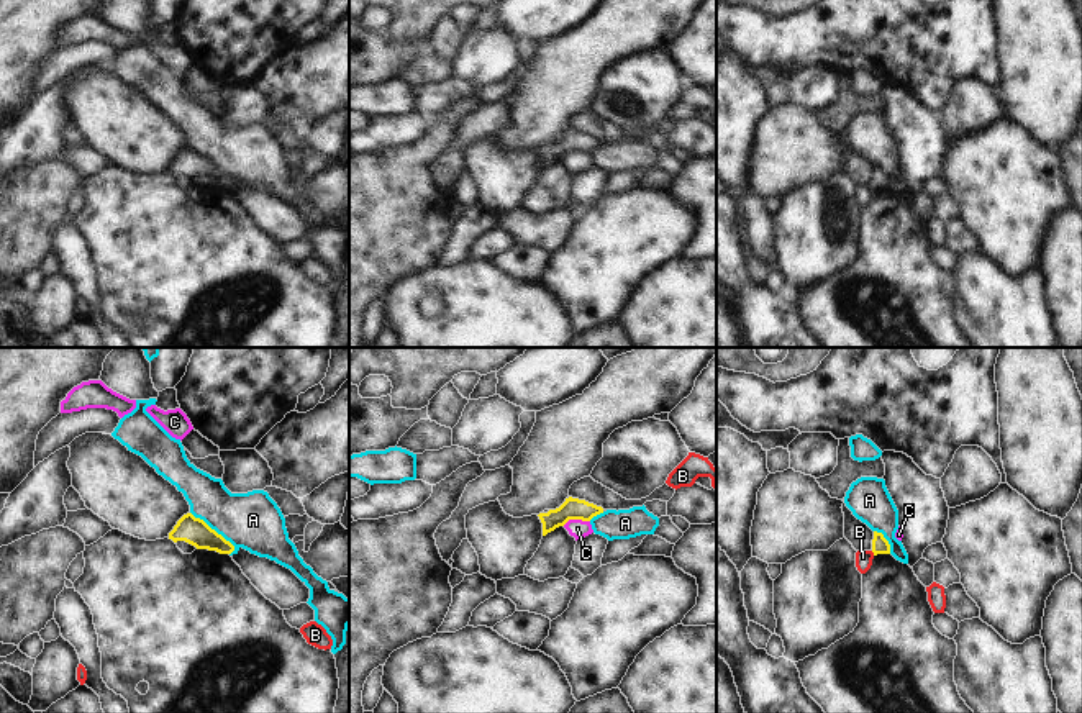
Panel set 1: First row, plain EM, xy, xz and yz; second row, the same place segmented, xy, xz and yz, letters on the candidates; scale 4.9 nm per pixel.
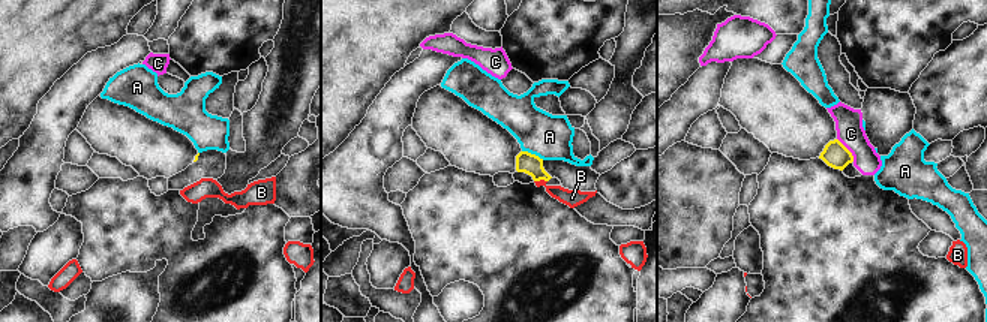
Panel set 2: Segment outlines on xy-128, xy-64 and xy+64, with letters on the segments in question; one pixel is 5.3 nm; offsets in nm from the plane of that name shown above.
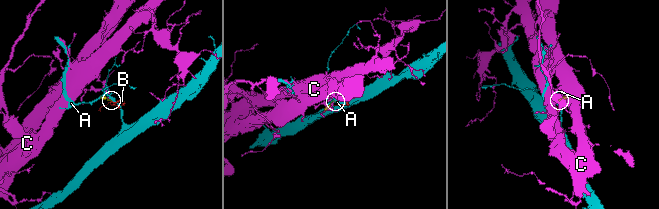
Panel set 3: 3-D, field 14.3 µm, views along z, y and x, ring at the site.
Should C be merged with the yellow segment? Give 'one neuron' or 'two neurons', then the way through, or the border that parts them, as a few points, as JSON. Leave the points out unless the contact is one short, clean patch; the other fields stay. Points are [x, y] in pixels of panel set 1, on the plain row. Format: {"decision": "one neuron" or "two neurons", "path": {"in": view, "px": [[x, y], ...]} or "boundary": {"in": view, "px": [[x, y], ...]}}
{"decision": "two neurons", "boundary": {"in": "xz", "px": [[589, 153], [568, 153], [563, 158]]}}

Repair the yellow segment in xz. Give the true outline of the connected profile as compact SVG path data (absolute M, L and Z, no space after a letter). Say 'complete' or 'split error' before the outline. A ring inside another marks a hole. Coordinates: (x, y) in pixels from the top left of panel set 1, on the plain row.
complete | M569 129L559 141L539 146L538 149L543 156L543 169L546 169L556 161L564 159L569 152L590 154L600 146L603 146L602 139Z

